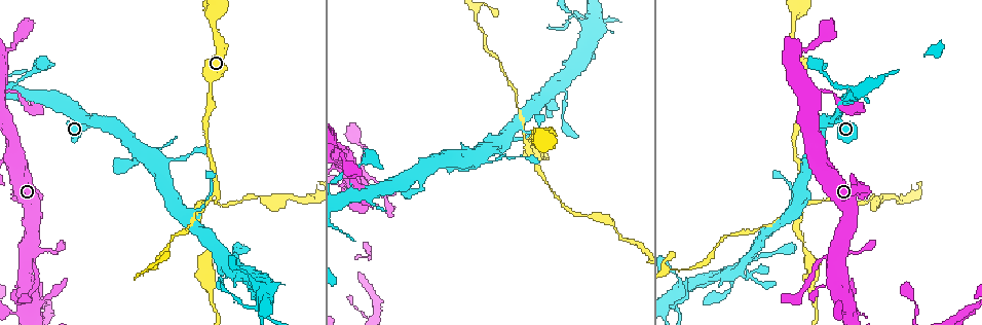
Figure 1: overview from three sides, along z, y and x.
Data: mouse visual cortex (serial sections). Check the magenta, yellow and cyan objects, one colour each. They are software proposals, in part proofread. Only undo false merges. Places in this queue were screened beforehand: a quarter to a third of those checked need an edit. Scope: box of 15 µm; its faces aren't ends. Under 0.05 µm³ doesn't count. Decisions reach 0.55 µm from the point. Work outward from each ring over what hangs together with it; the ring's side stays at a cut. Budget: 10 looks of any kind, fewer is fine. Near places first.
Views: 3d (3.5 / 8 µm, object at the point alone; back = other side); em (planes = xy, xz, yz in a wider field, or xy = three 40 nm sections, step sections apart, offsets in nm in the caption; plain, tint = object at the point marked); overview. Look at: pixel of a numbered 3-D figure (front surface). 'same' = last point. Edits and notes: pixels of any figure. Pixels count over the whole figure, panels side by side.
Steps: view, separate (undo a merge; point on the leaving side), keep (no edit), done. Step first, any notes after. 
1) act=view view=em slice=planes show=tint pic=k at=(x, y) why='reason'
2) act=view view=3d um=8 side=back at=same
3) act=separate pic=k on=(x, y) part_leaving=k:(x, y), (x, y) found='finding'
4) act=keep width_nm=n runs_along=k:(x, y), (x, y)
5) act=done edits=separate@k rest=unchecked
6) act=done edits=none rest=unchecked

act=view view=3d um=3.5 pic=1 at=(836, 122) why='three arms meet'

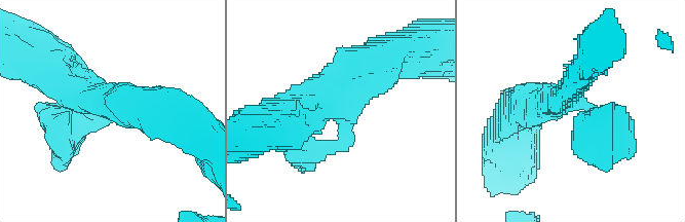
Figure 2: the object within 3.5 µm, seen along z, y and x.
act=view view=em slice=planes show=tint pic=2 at=(572, 101) arms=3 arm_widths_nm=200,350,600 why='shape alone is not enough'

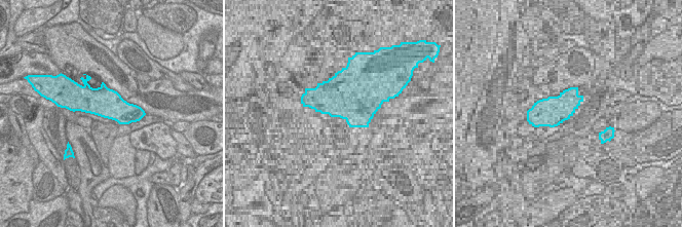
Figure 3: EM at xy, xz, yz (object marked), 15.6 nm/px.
act=view view=em slice=xy step=5 show=tint at=same

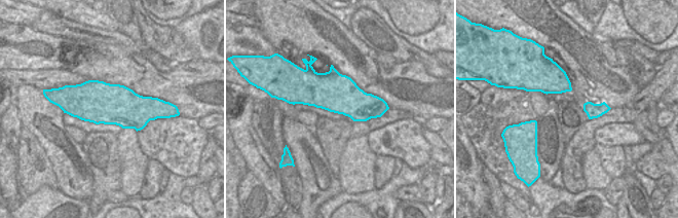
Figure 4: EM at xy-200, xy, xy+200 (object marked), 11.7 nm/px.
act=keep width_nm=460 runs_along=2:(317, 149), (343, 138), (343, 77), (380, 62) found='continuous, no second cell'

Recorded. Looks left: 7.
act=view view=3d um=3.5 pic=1 at=(340, 204) why='sharp bend'

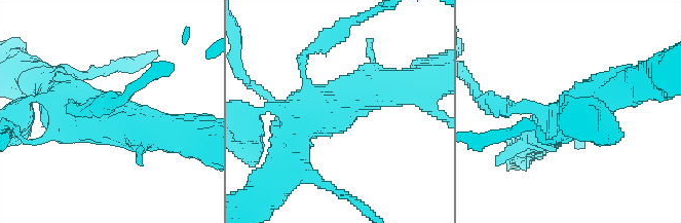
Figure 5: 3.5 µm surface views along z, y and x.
act=view view=em slice=xy step=1 show=tint pic=5 at=(339, 113) arms=3 arm_widths_nm=200,400,500 why='shape alone is not enough'

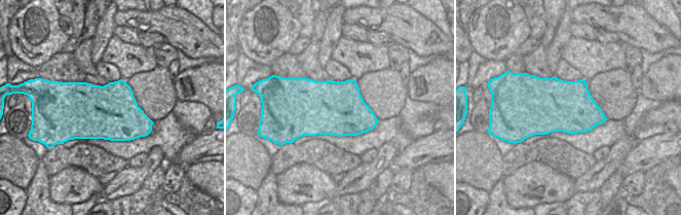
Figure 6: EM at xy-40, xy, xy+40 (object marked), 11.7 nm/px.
act=keep runs_along=5:(388, 87), (340, 101), (331, 126) found='continuous, no second cell'

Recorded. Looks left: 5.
act=view view=3d um=8 pic=1 at=(817, 66) why='sudden change in width'

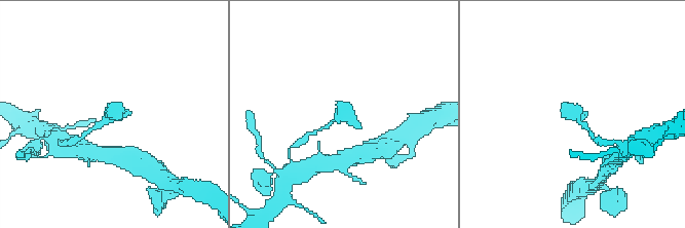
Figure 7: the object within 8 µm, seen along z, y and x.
act=view view=3d um=3.5 pic=7 at=(110, 115)

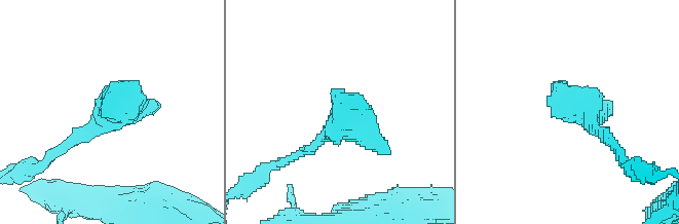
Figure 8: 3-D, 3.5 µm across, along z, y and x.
act=view view=em slice=xy step=5 show=tint pic=8 at=(111, 113)

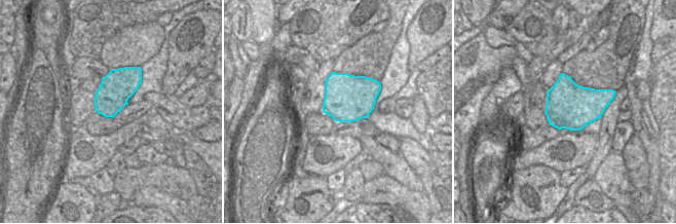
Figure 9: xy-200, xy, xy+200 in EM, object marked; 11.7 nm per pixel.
act=keep runs_along=8:(63, 150), (113, 112), (138, 80) found='all the same cell'

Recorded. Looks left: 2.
act=view view=3d um=3.5 pic=1 at=(34, 257) why='sharp bend'

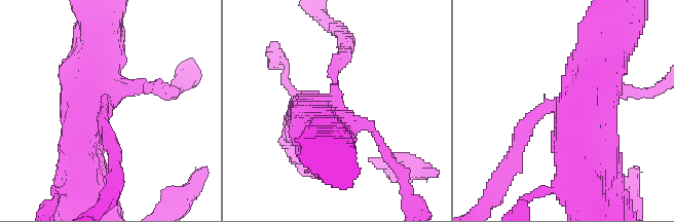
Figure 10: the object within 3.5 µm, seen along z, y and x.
act=view view=em slice=xy step=2 show=tint pic=10 at=(333, 104)

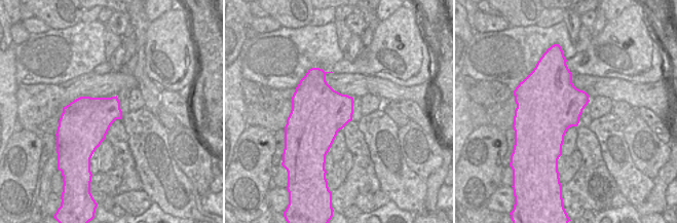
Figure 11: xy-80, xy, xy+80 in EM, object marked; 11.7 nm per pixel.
act=keep runs_along=10:(607, 46), (582, 106), (584, 179) found='all the same cell'

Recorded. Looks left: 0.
act=done edits=none rest=unchecked

